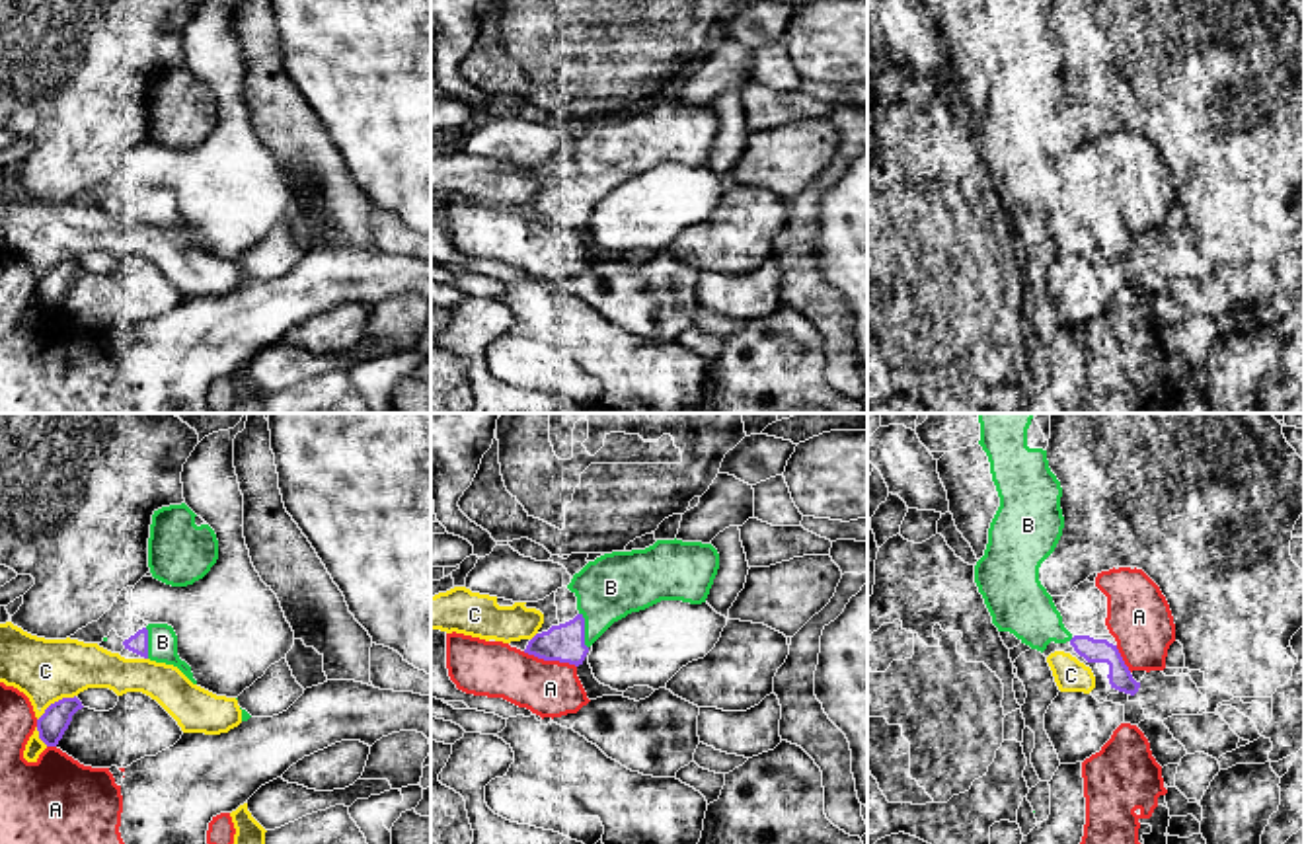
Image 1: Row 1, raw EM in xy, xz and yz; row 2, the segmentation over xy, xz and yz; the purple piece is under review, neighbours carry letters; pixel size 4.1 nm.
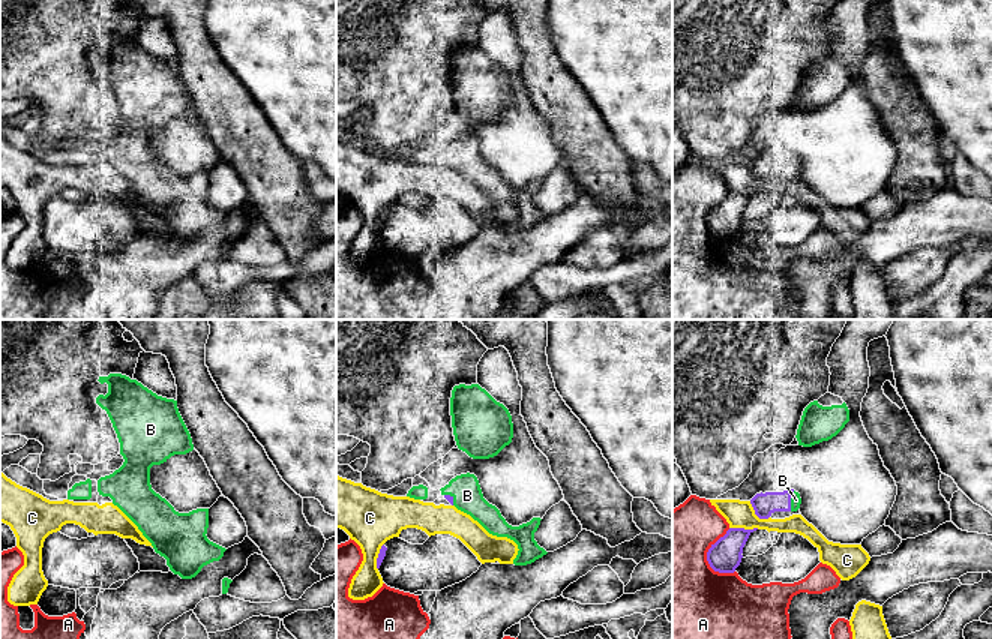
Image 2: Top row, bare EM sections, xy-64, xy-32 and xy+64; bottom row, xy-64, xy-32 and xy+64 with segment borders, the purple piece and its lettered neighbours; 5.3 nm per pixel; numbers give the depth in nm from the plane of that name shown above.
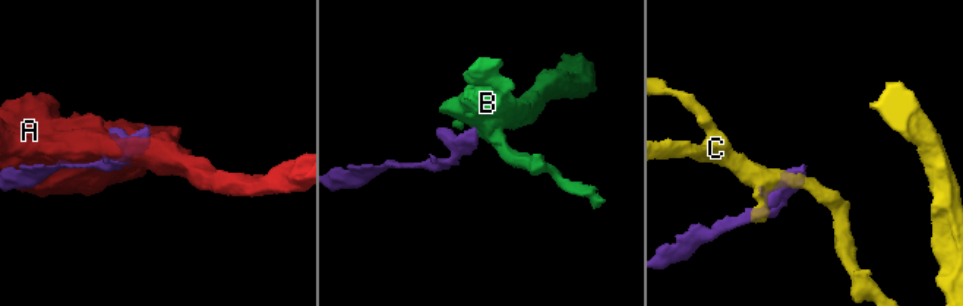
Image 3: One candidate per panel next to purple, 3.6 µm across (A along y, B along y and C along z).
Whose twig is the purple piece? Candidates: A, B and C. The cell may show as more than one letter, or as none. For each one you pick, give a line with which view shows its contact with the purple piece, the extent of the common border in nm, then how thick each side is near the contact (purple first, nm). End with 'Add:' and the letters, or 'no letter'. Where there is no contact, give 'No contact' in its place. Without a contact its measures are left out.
B: Touches purple in xz. Shared border 160 nm. Thickness 160 nm (purple) against 260 nm
Add: B

